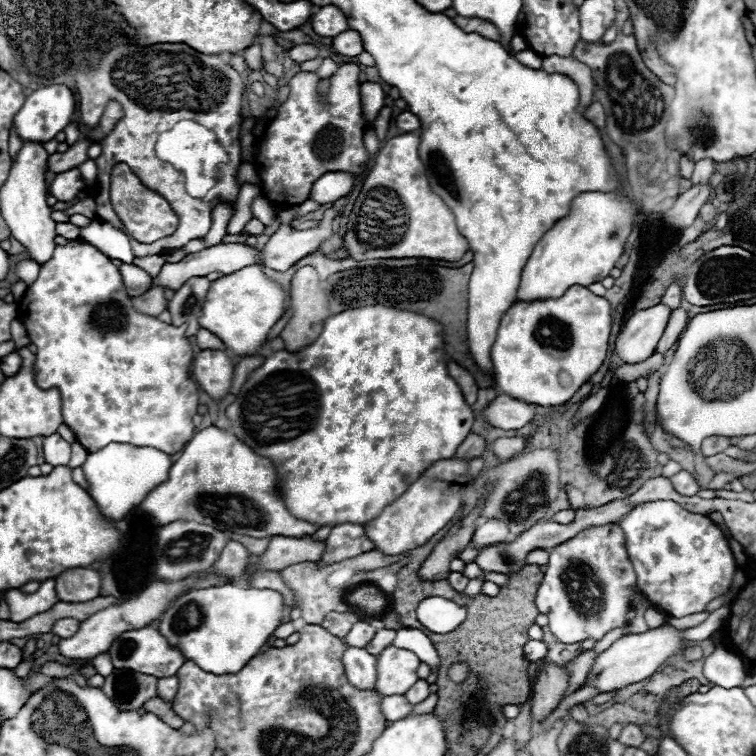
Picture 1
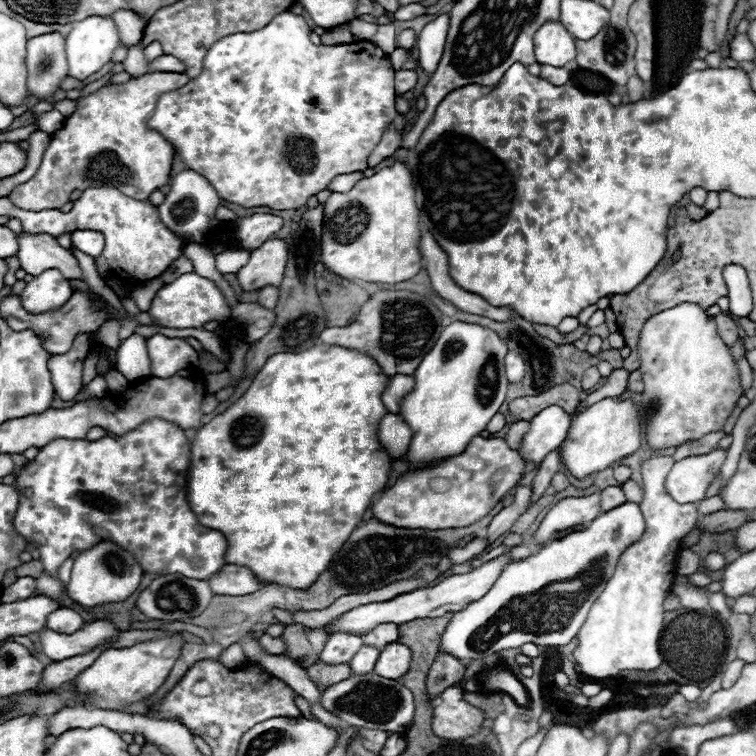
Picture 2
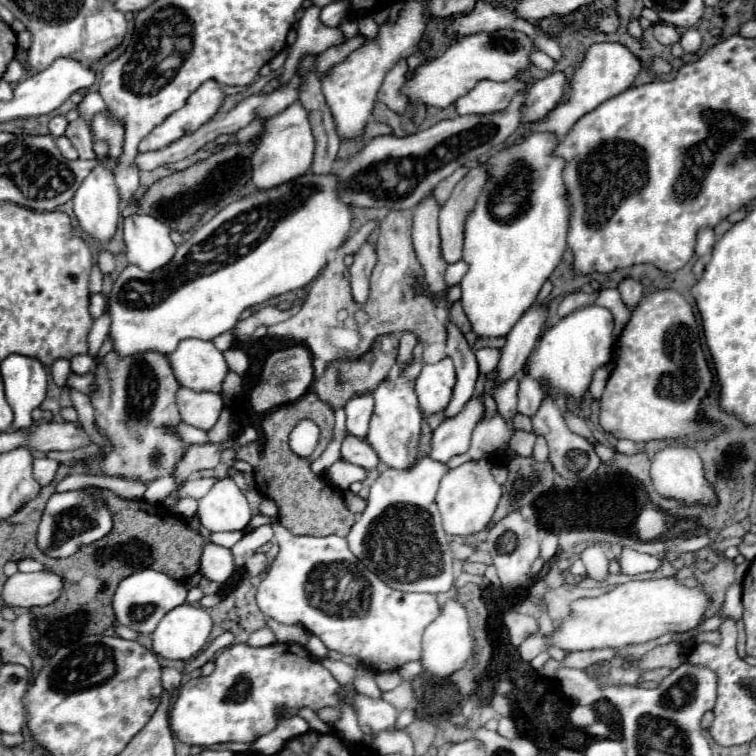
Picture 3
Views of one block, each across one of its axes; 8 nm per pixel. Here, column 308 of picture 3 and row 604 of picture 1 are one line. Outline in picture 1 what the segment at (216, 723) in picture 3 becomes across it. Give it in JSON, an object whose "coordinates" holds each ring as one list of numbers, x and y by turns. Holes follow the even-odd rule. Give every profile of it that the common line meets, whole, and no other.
{"coordinates":[[656,500,634,506,618,524,626,534,628,558,638,576,636,586,652,602,652,606,668,612,674,618,682,618,706,610,710,600,730,590,732,576,738,570,738,566,734,562,734,556,728,548,728,540,724,538,722,530,708,516,688,512,672,500]]}

